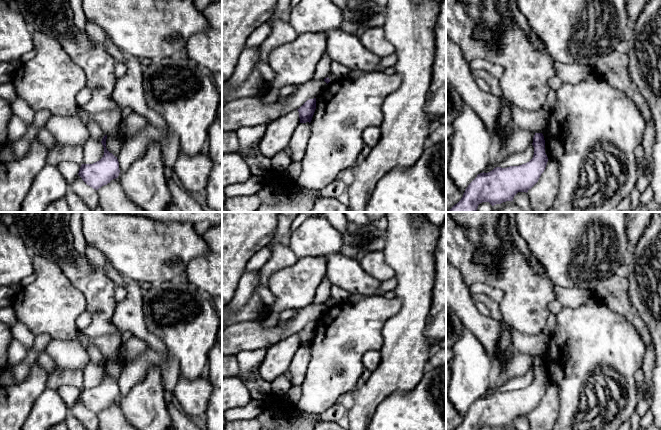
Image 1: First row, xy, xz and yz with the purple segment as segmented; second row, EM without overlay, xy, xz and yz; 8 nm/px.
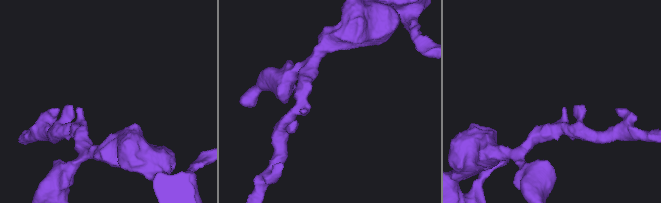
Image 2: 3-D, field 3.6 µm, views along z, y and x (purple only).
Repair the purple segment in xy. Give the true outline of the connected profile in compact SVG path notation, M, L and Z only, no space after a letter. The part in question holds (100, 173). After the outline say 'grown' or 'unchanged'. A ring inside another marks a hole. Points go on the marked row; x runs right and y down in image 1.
M107 135L101 141L104 147L103 157L93 164L82 164L78 173L82 180L95 190L118 178L120 173L118 159L107 150L106 139Z; unchanged

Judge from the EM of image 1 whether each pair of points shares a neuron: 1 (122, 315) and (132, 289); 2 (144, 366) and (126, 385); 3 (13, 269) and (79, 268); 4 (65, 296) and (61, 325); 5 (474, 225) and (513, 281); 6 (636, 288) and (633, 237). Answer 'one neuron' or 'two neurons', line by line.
1: one neuron
2: one neuron
3: two neurons
4: one neuron
5: two neurons
6: two neurons

